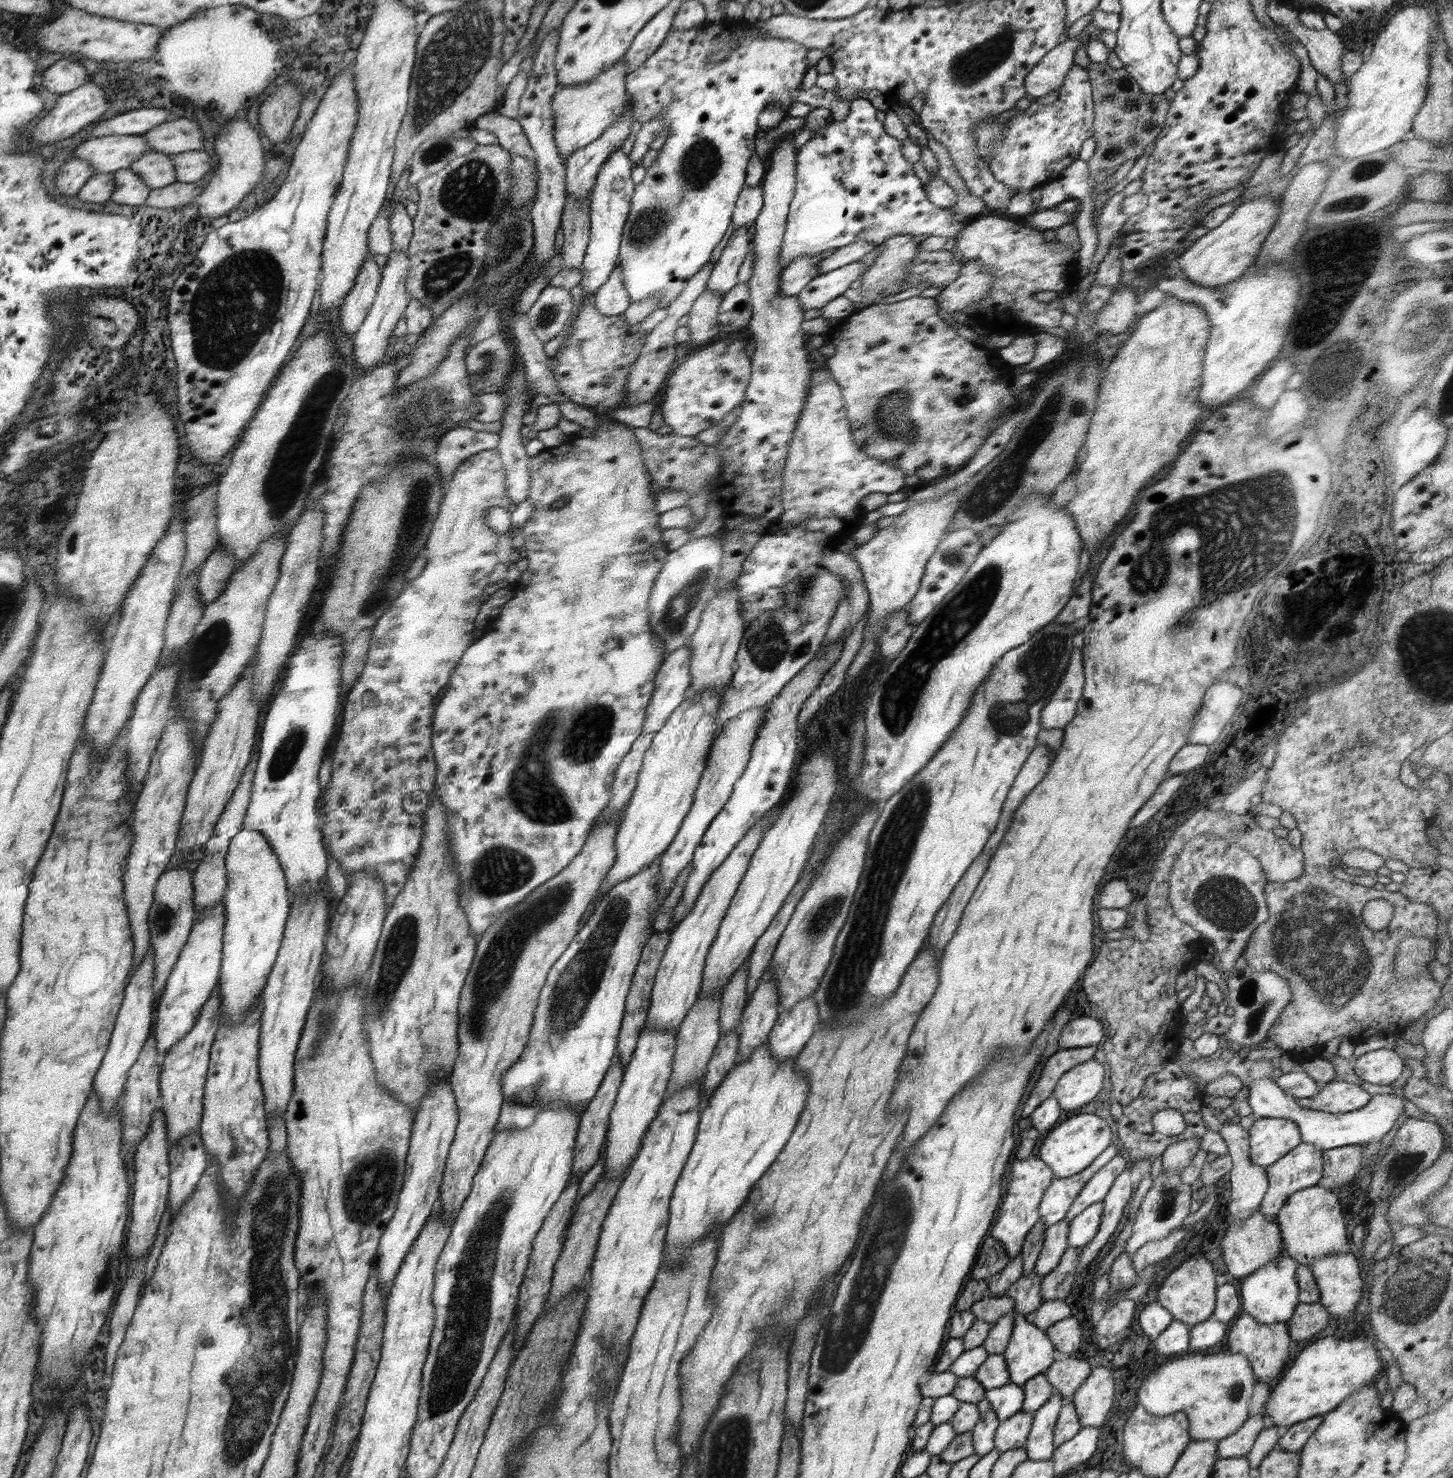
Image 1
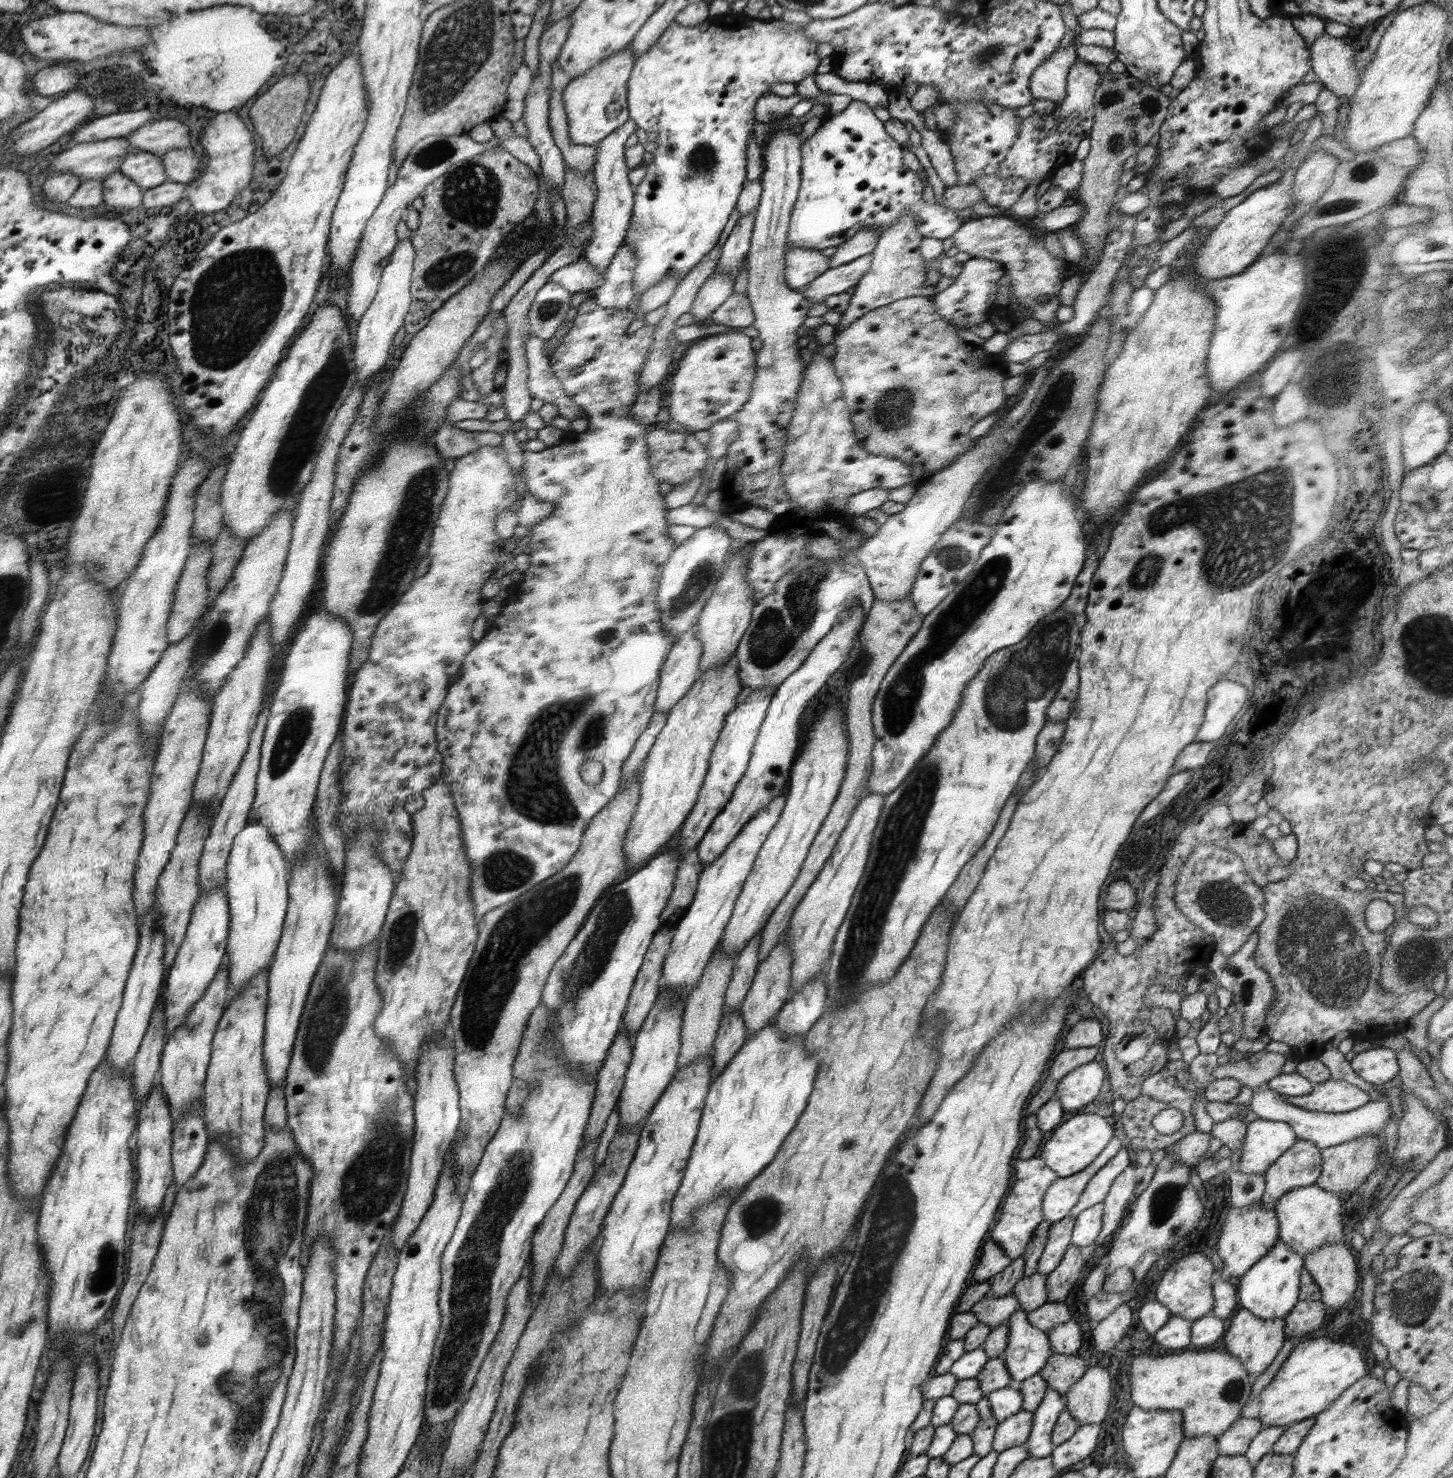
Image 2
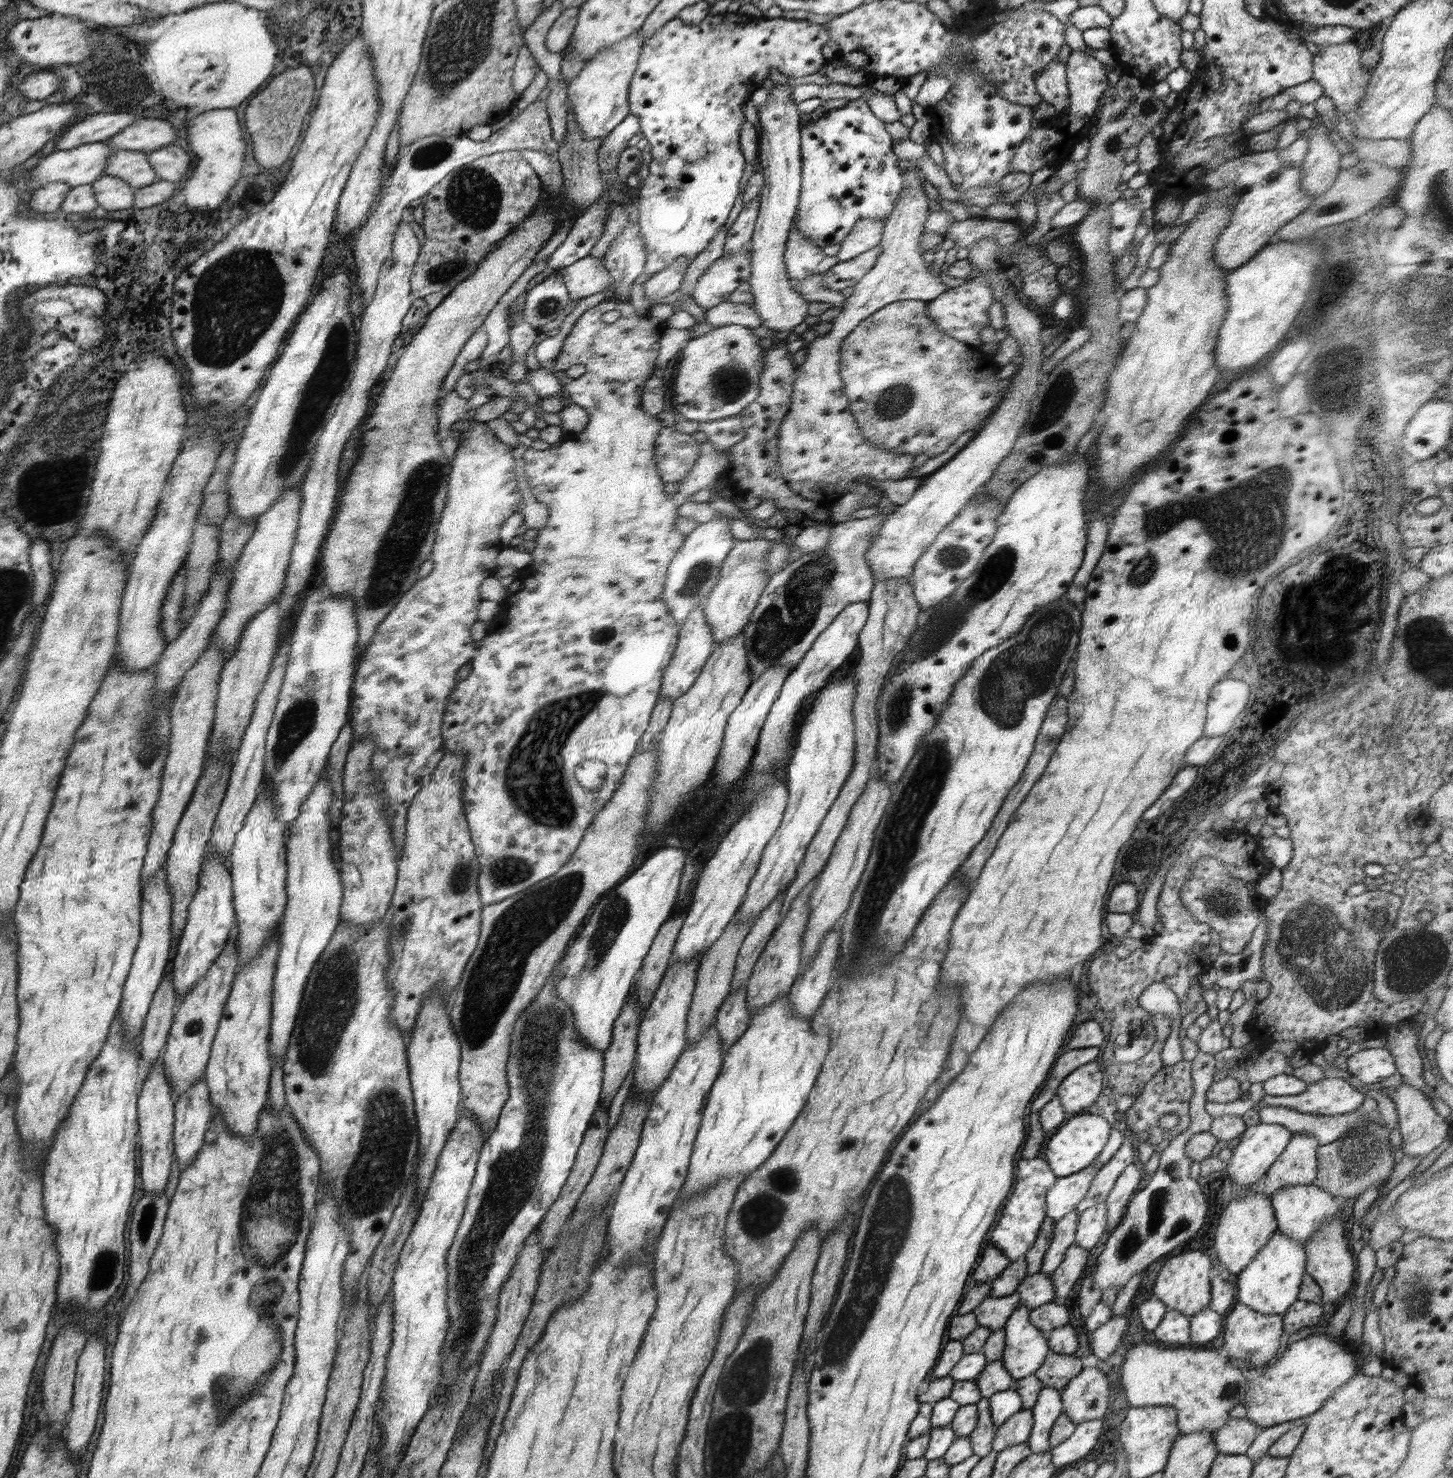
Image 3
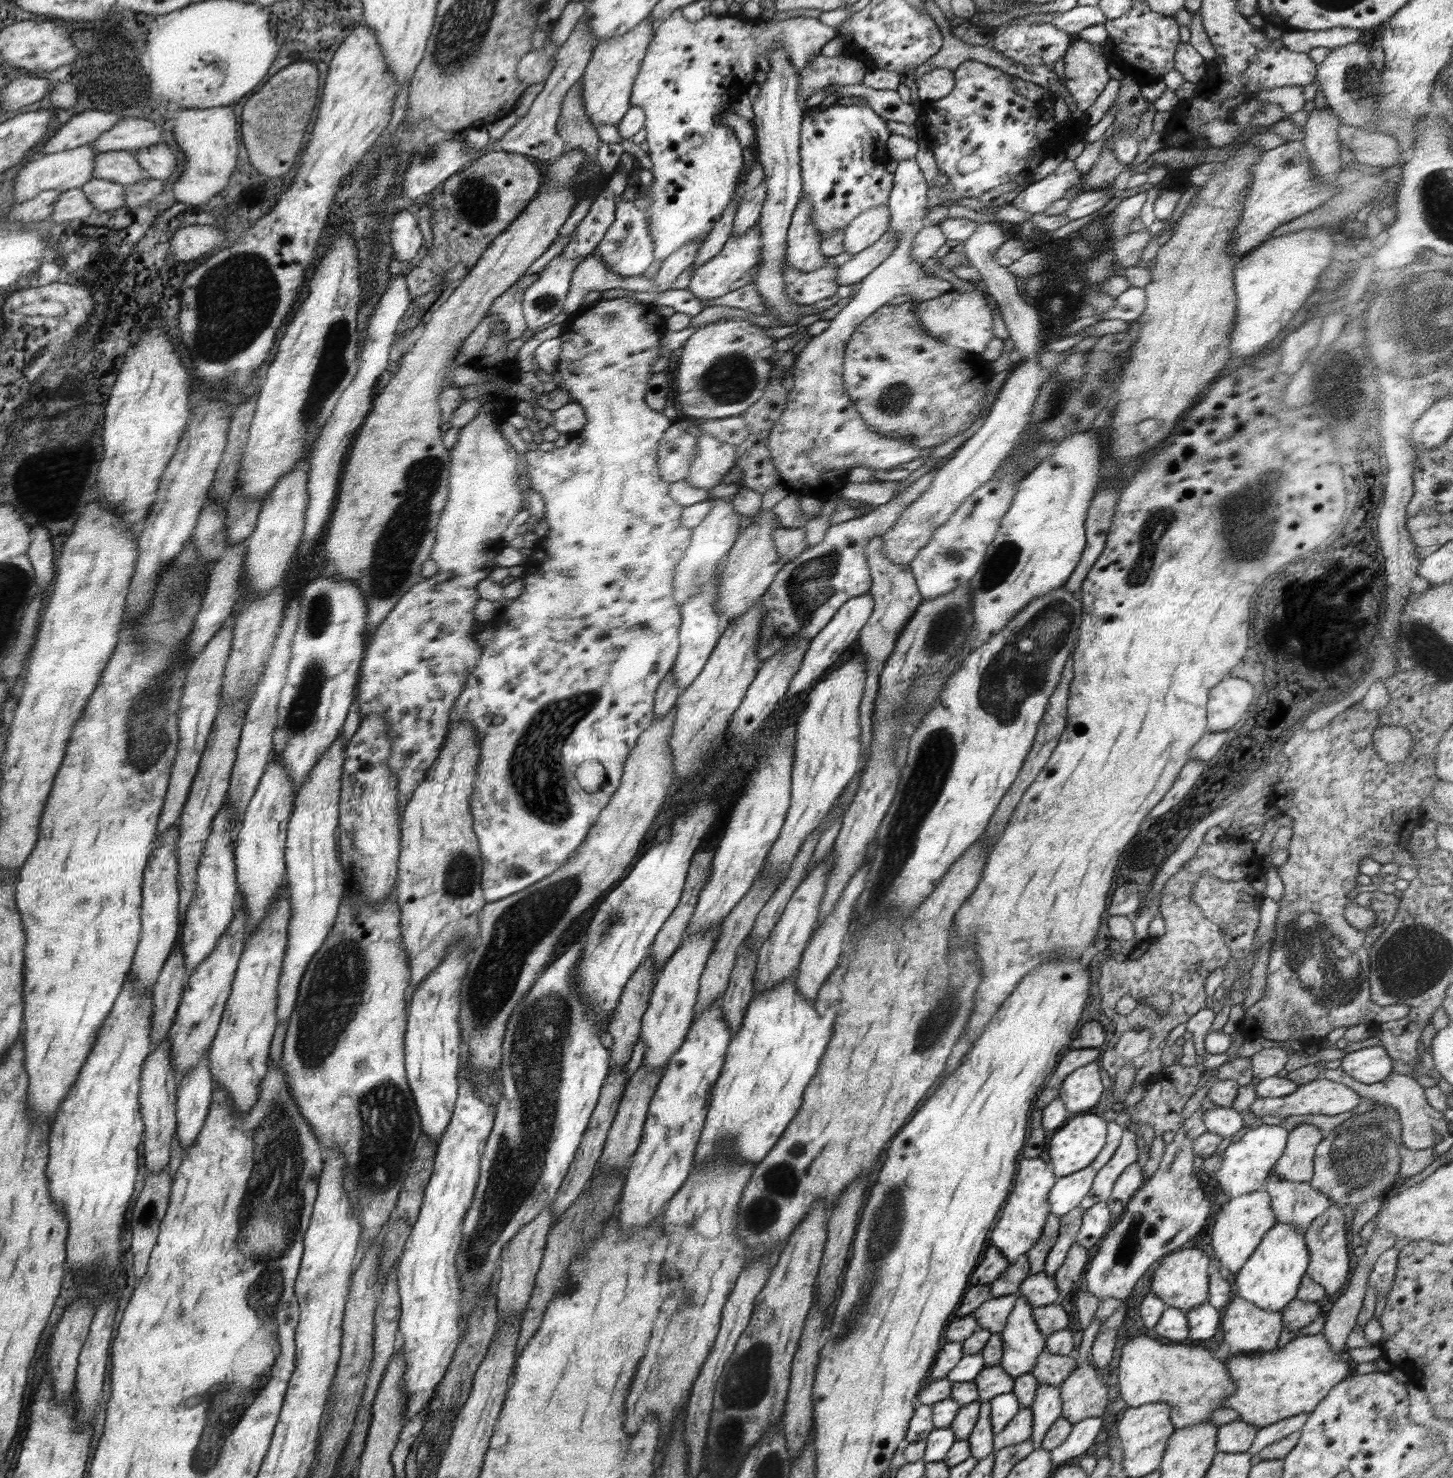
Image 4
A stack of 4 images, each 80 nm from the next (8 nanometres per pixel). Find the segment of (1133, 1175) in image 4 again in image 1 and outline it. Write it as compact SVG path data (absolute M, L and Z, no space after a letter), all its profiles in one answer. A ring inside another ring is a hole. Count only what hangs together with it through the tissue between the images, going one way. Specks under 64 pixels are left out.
M1130 1169L1124 1170L1114 1180L1114 1184L1102 1201L1103 1214L1098 1234L1086 1246L1080 1248L1077 1272L1096 1258L1098 1251L1104 1244L1108 1244L1110 1237L1117 1231L1118 1225L1125 1221L1135 1190L1136 1186L1132 1183Z

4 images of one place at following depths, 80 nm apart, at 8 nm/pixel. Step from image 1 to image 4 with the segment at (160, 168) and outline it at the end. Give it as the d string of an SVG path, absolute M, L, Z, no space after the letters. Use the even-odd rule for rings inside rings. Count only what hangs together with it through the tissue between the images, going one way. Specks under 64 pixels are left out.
M122 150L98 153L93 178L129 185L148 180L150 176L132 151Z

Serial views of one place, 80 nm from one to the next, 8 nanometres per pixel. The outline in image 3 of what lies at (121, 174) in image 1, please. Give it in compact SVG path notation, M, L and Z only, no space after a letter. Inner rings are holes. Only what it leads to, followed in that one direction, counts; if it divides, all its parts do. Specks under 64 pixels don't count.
M106 174L92 183L94 198L104 210L124 210L134 206L134 189L128 183Z

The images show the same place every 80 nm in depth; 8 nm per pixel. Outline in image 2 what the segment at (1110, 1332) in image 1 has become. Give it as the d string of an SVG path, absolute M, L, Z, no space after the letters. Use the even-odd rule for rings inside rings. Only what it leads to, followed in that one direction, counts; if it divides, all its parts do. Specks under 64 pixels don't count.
M1122 1303L1092 1330L1094 1348L1097 1352L1112 1350L1120 1342L1130 1324L1132 1310L1128 1303Z

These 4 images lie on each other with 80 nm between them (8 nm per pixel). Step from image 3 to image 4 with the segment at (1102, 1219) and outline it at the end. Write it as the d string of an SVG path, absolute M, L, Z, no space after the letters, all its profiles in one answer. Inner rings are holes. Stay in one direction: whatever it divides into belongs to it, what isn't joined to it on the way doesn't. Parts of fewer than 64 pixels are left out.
M1106 1201L1094 1204L1082 1215L1076 1243L1087 1249L1092 1248L1094 1244L1098 1244L1102 1240L1102 1236L1112 1228L1114 1222Z

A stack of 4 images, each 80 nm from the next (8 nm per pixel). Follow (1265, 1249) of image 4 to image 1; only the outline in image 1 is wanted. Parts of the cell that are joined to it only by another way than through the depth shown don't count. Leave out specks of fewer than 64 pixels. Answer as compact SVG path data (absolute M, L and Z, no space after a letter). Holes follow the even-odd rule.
M1282 1249L1281 1253L1267 1262L1262 1268L1254 1271L1240 1284L1240 1300L1242 1310L1251 1314L1262 1324L1286 1323L1294 1315L1299 1300L1299 1284L1296 1280L1296 1271L1301 1264Z

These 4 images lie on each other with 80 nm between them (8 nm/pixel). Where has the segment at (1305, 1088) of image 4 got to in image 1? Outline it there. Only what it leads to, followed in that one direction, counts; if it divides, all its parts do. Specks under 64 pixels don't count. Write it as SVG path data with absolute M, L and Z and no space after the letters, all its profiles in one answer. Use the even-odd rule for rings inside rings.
M1334 1080L1323 1083L1318 1094L1312 1098L1295 1099L1302 1108L1340 1114L1364 1108L1371 1098L1360 1085Z

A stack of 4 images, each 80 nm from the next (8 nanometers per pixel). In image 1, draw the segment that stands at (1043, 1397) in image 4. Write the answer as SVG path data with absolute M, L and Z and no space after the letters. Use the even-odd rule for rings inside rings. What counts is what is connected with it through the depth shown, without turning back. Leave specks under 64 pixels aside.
M1053 1389L1049 1399L1032 1414L1032 1427L1023 1446L1028 1459L1041 1461L1052 1458L1057 1447L1053 1441L1054 1428L1064 1402L1064 1397Z

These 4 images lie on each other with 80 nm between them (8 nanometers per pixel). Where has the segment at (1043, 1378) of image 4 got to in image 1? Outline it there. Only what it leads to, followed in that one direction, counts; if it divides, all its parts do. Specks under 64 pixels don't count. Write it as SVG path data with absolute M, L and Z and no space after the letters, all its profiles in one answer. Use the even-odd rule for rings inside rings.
M1073 1355L1055 1360L1044 1372L1045 1379L1064 1400L1073 1398L1076 1389L1086 1380L1092 1366L1086 1358Z

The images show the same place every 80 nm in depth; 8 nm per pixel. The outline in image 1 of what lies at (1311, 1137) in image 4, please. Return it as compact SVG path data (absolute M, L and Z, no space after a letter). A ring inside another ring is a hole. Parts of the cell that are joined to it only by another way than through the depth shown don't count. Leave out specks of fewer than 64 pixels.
M1302 1142L1302 1144L1298 1144L1296 1148L1290 1150L1286 1156L1280 1158L1278 1162L1267 1167L1269 1186L1261 1203L1261 1214L1264 1214L1268 1220L1276 1221L1276 1216L1288 1197L1293 1196L1296 1192L1306 1190L1306 1188L1317 1186L1323 1176L1324 1162L1322 1156L1322 1151L1314 1148L1312 1144Z

